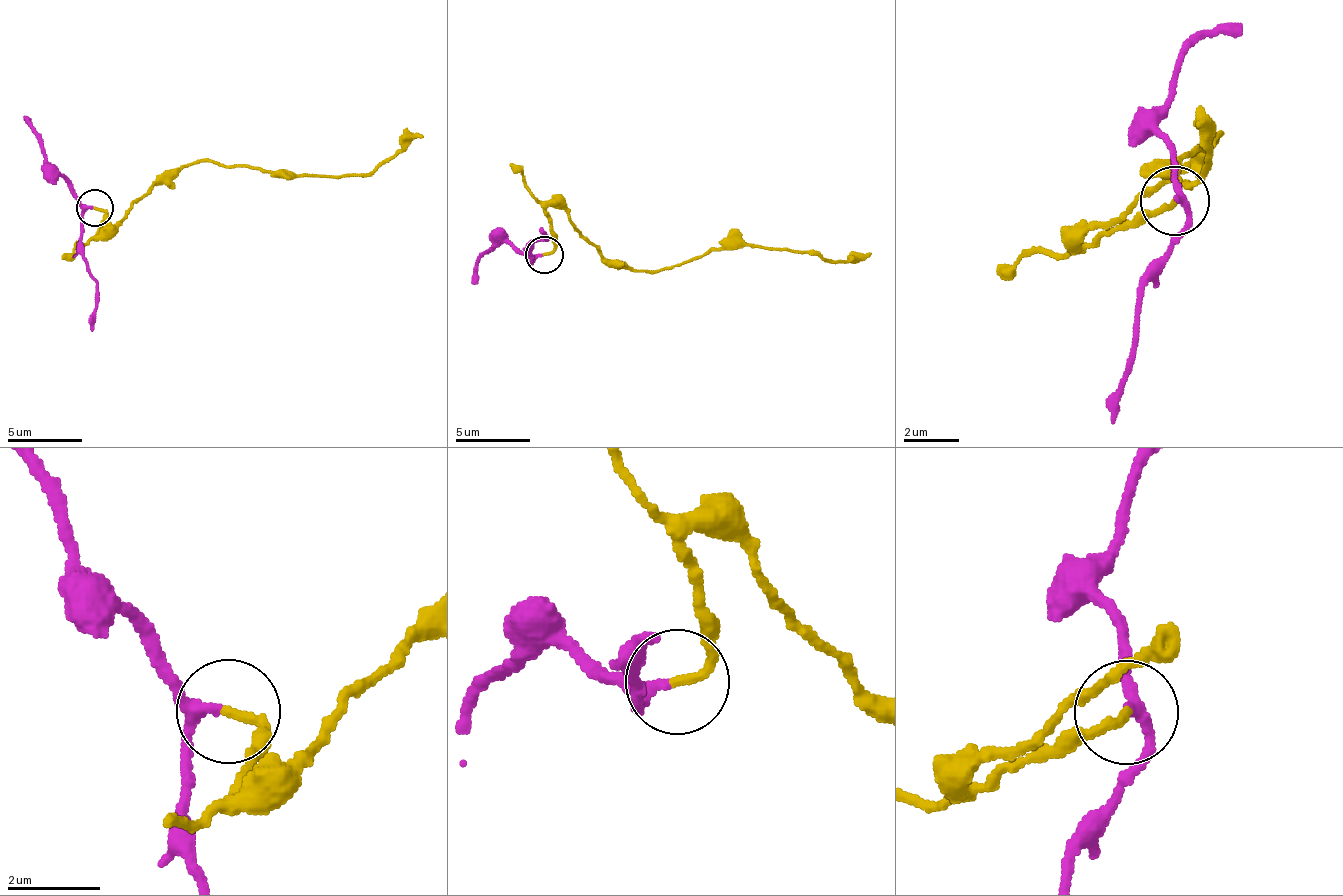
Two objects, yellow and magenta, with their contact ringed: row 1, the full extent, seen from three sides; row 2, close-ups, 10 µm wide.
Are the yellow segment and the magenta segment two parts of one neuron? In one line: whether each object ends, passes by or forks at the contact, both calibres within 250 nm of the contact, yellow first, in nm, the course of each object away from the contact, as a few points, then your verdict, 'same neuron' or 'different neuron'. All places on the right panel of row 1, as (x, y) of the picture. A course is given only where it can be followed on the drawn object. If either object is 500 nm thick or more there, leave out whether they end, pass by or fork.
yellow ends; magenta passes by; calibres 220 and 200 nm; course yellow (1177, 202), (1135, 211), (1094, 238), (1087, 233), (1216, 141), (1170, 174), (1187, 186), (1208, 169), (1196, 119); course magenta (1176, 202), (1183, 234), (1148, 282), (1114, 421); same neuron

